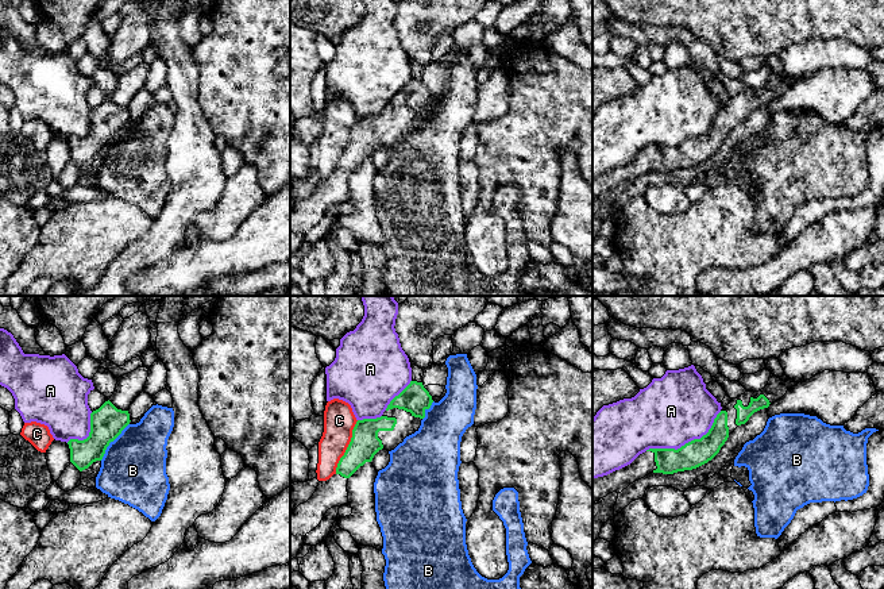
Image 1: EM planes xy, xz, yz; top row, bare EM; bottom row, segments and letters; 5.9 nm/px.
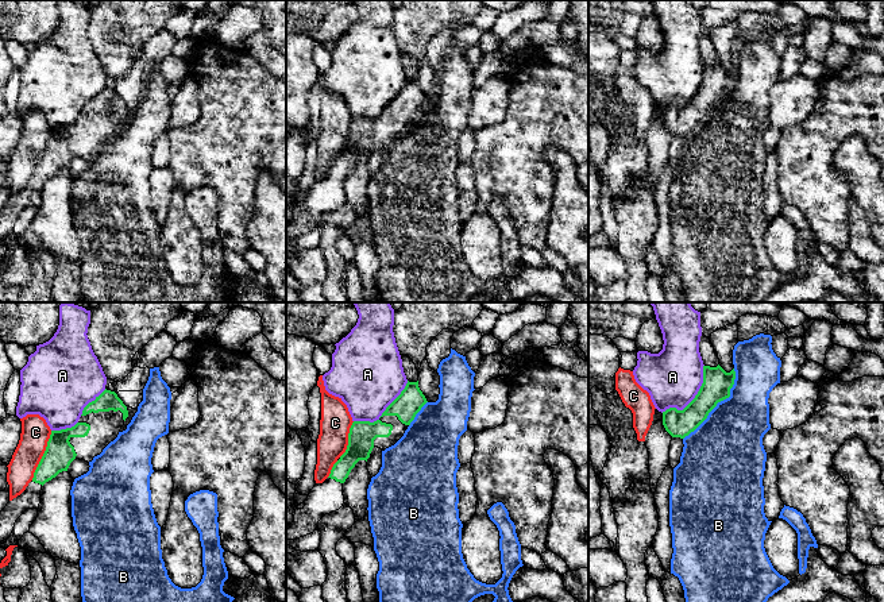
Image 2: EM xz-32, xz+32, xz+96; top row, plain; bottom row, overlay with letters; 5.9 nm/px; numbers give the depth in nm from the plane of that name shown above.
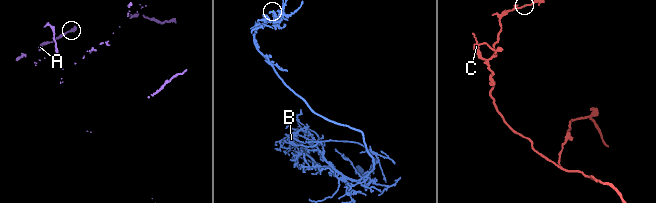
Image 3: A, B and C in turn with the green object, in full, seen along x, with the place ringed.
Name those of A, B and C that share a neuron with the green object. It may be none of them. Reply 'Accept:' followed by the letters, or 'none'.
Accept: none

